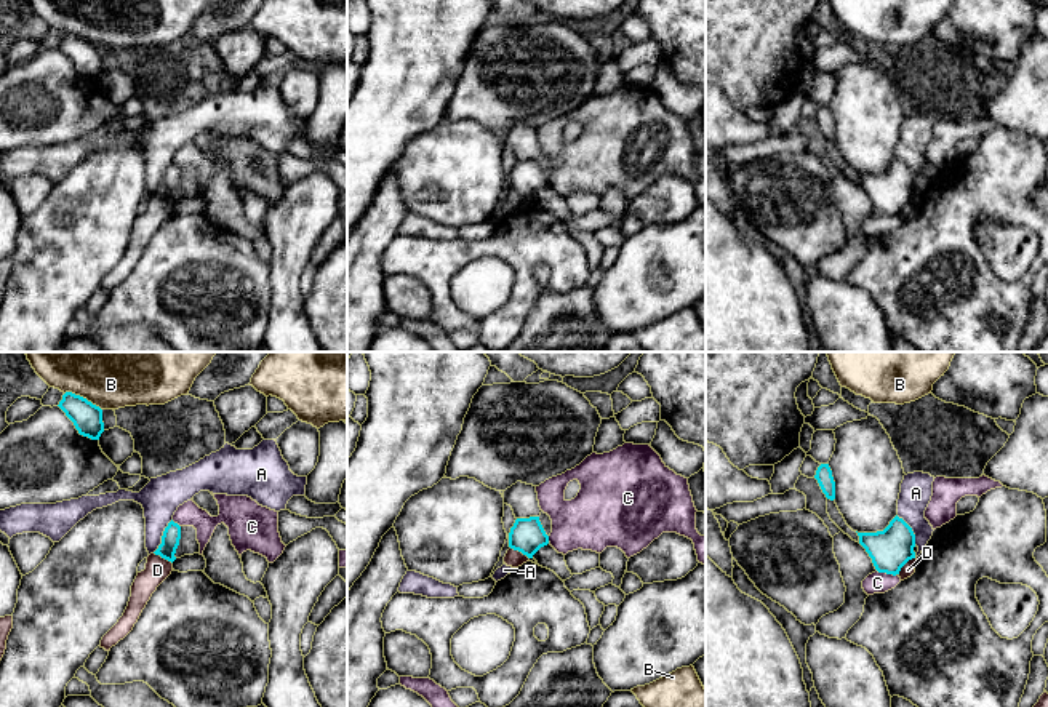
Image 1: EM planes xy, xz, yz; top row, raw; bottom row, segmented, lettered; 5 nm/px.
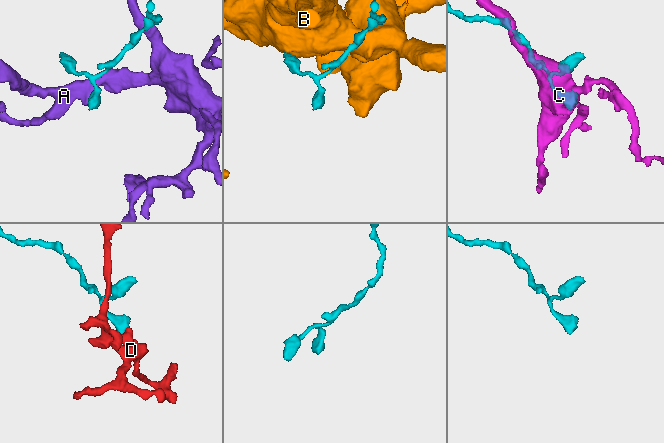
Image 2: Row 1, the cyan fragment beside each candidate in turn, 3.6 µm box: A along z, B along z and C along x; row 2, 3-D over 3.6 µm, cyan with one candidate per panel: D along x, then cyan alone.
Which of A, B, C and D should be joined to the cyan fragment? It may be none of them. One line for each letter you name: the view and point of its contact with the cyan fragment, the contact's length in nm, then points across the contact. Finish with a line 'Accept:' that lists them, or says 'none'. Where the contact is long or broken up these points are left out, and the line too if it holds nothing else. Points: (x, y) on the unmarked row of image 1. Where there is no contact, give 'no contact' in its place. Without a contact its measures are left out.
Accept: none

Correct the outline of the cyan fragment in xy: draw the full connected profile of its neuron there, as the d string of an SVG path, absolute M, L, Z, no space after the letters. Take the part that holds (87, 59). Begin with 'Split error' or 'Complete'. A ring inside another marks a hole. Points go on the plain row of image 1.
Complete. M66 34L58 46L74 64L80 77L99 82L104 74L102 51L86 40Z

